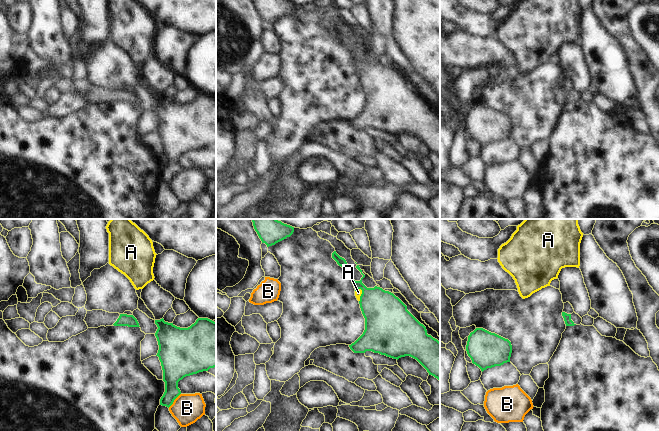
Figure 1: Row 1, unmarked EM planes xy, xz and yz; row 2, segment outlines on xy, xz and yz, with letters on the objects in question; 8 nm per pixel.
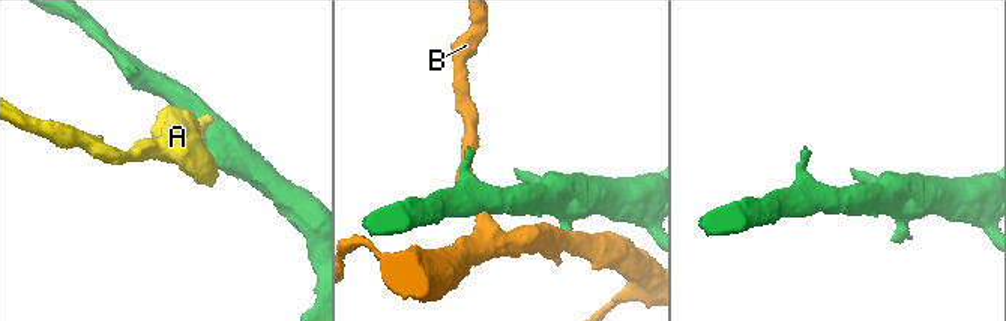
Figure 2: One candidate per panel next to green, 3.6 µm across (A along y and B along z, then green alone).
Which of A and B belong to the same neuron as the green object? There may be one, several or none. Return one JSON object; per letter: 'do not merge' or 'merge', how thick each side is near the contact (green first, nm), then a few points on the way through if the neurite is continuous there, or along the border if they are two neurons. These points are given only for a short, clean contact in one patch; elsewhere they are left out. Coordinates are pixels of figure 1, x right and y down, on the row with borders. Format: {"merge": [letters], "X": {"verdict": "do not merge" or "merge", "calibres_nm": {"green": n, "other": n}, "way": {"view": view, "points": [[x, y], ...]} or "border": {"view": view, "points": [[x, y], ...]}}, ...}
{"merge": [], "A": {"verdict": "do not merge", "calibres_nm": {"green": 340, "other": 50}, "border": {"view": "xz", "points": [[358, 288], [361, 290], [359, 301]]}}, "B": {"verdict": "do not merge", "calibres_nm": {"green": 200, "other": 240}}}

